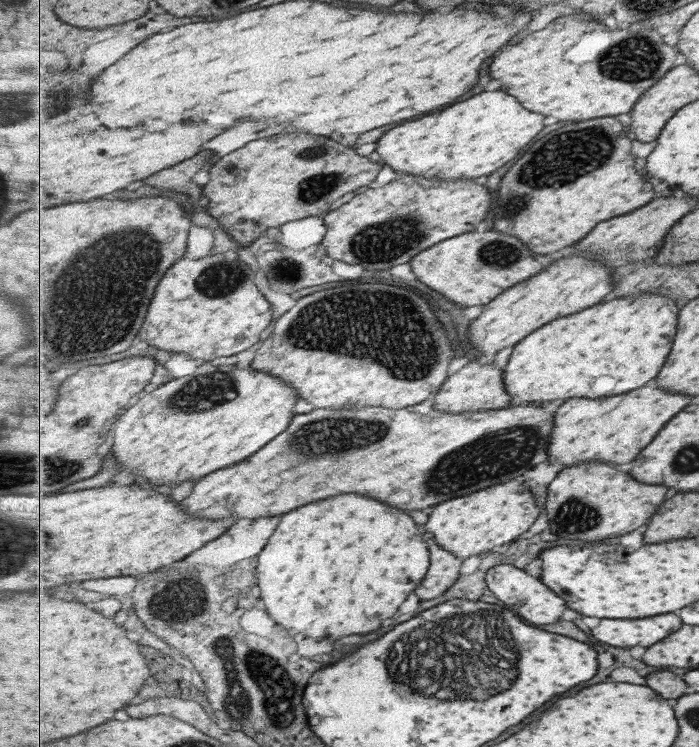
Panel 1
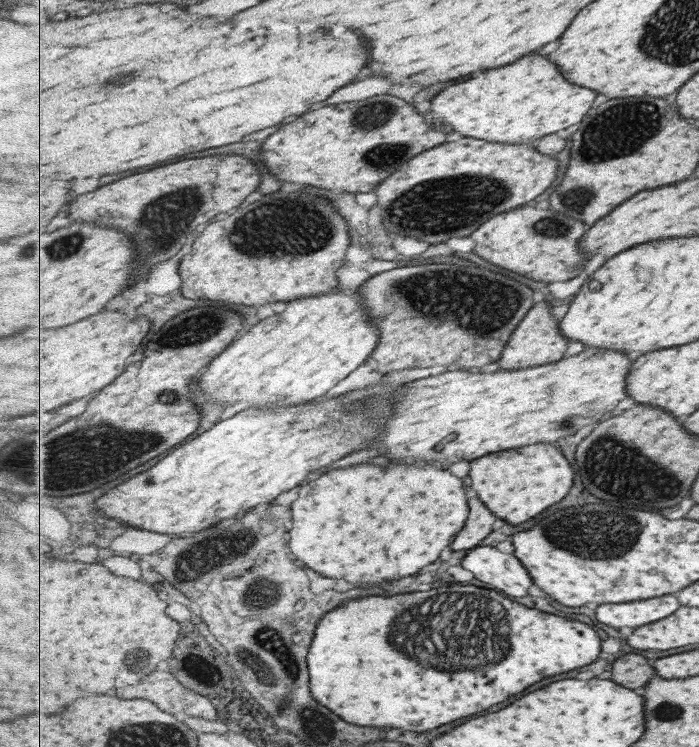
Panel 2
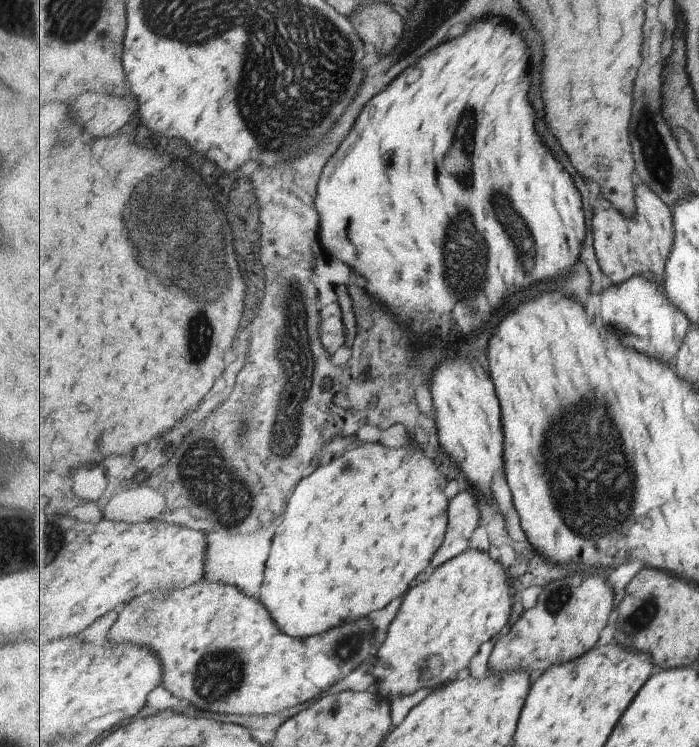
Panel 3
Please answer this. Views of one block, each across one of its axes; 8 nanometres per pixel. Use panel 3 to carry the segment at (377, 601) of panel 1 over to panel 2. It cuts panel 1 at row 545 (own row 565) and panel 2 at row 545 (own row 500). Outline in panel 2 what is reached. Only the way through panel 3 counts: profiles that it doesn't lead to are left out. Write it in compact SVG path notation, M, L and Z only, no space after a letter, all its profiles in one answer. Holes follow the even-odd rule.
M363 463L347 470L333 470L319 480L309 482L293 504L291 552L305 566L327 578L343 578L353 584L399 580L421 572L435 562L447 546L452 546L471 514L468 505L471 495L468 481L455 476L447 467L439 470L433 466Z

